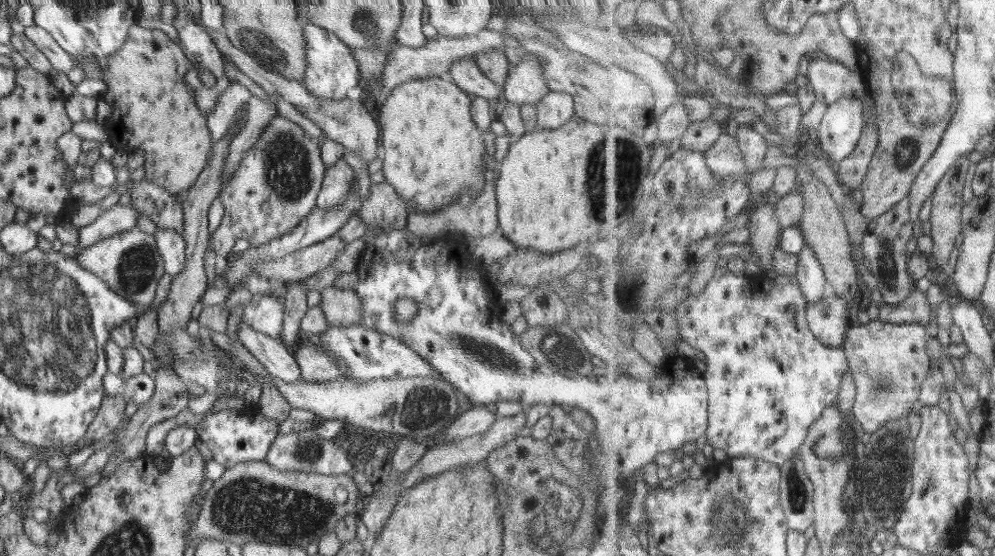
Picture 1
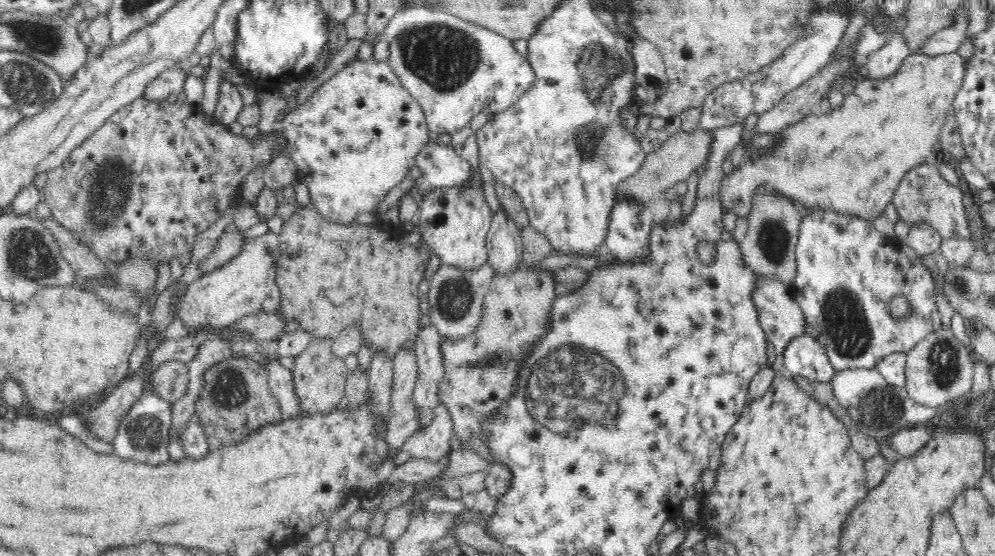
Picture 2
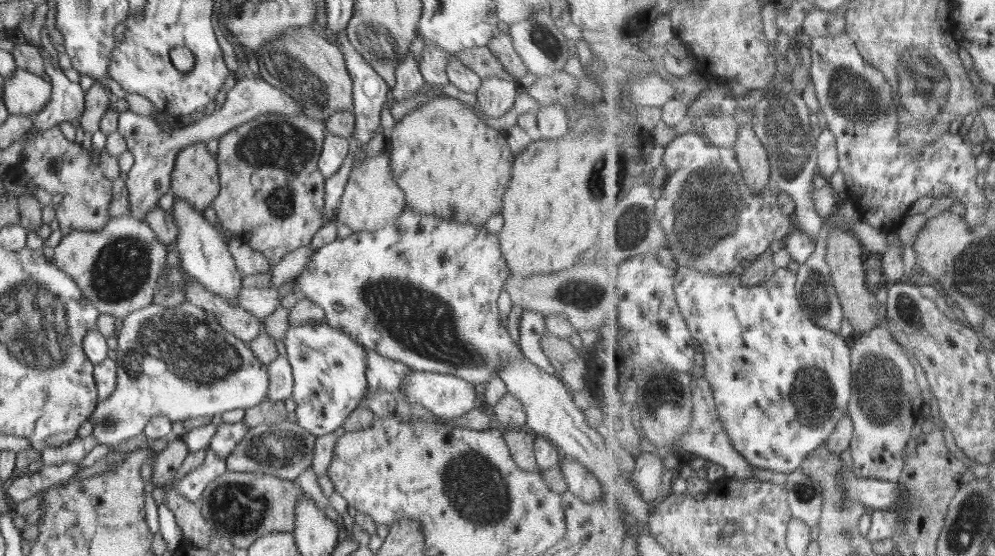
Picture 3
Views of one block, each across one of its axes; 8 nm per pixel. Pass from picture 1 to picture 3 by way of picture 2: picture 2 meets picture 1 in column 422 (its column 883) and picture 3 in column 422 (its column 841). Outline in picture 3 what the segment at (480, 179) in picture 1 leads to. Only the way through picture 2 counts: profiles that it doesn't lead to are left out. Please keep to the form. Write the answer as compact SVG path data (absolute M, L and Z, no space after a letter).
M449 96L430 98L425 104L417 109L406 114L400 122L395 124L392 134L387 138L388 151L390 155L390 168L393 172L396 184L404 191L406 207L418 211L419 213L426 213L429 215L436 215L443 219L458 221L459 223L472 223L477 226L483 226L492 216L492 214L501 214L502 204L504 204L504 190L512 178L512 164L514 164L515 154L509 148L505 133L488 126L486 122L476 115L476 109L466 106L462 101L454 99Z

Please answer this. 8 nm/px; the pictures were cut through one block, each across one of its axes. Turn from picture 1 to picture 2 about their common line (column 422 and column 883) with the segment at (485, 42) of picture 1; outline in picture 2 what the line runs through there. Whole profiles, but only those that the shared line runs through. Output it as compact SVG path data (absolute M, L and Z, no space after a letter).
M901 33L892 34L886 44L870 54L867 62L870 79L883 79L896 74L904 60L911 55L910 48Z

